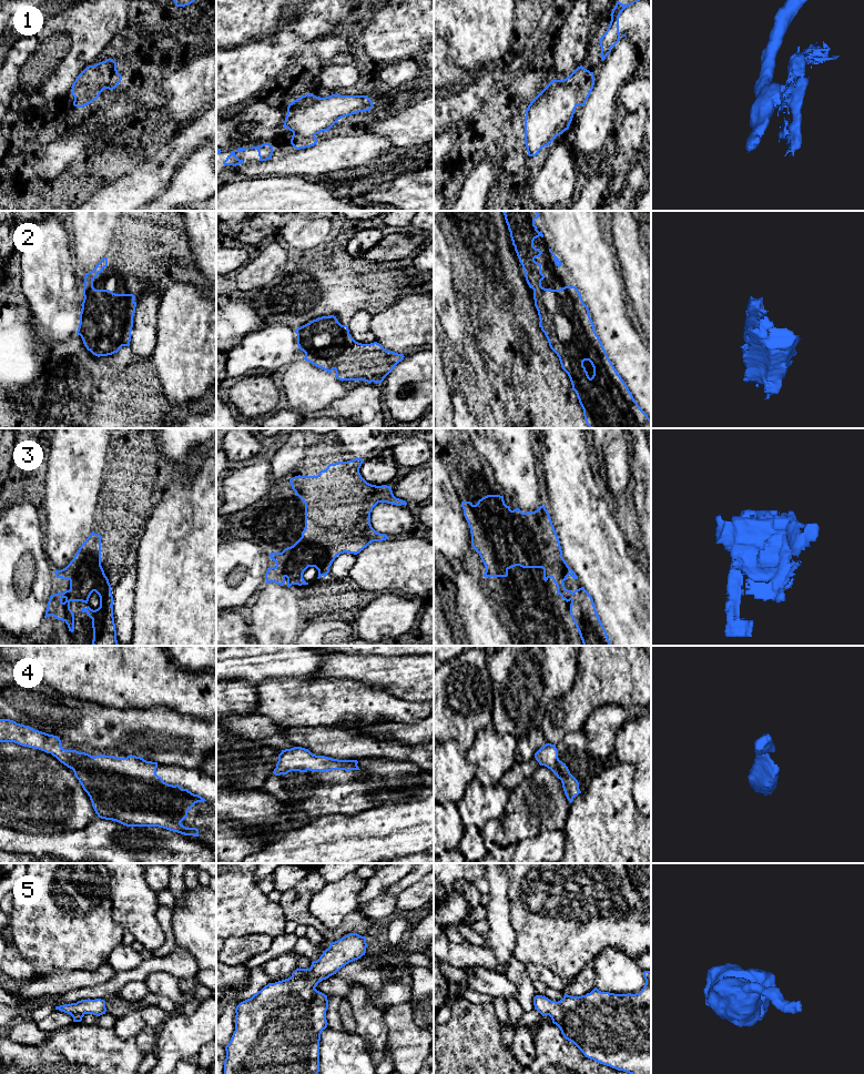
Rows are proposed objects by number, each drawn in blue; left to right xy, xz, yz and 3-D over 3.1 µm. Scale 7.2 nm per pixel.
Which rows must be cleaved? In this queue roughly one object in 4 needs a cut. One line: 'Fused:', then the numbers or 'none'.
Fused: 1

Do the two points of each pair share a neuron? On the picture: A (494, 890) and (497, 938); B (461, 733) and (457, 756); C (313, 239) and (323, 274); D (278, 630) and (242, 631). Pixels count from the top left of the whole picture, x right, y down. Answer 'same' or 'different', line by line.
A: same
B: different
C: different
D: different

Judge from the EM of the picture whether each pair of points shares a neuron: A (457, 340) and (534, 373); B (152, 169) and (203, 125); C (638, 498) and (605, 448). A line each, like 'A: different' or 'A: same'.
A: different
B: same
C: different

